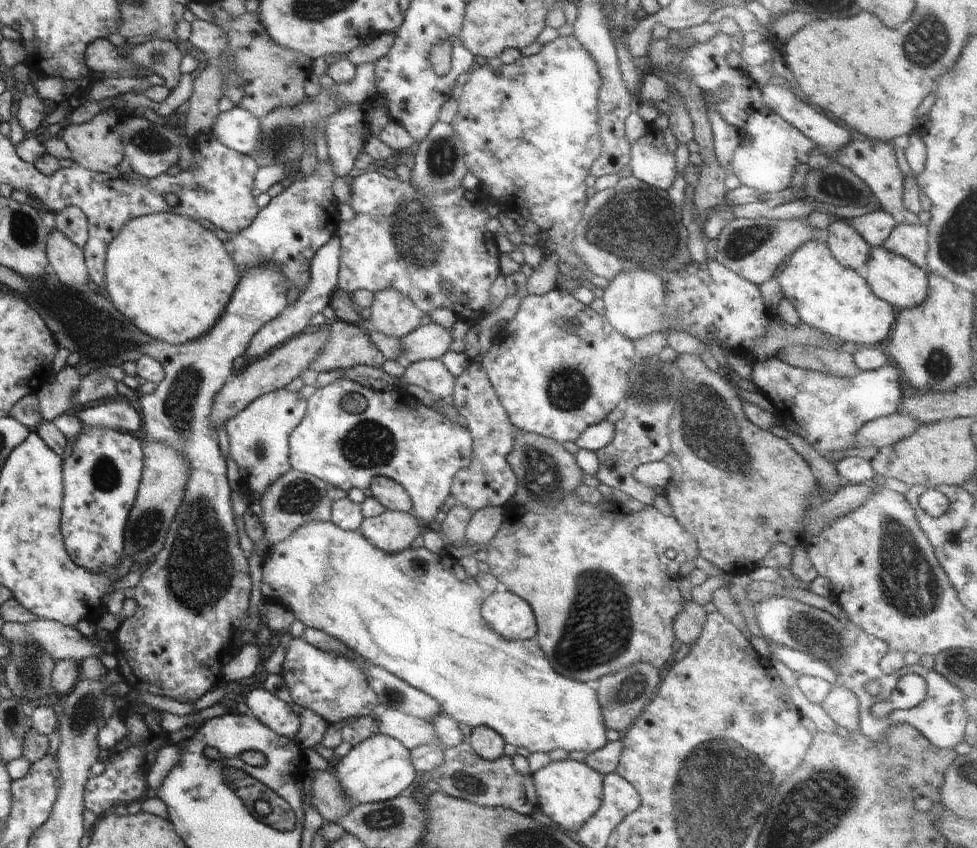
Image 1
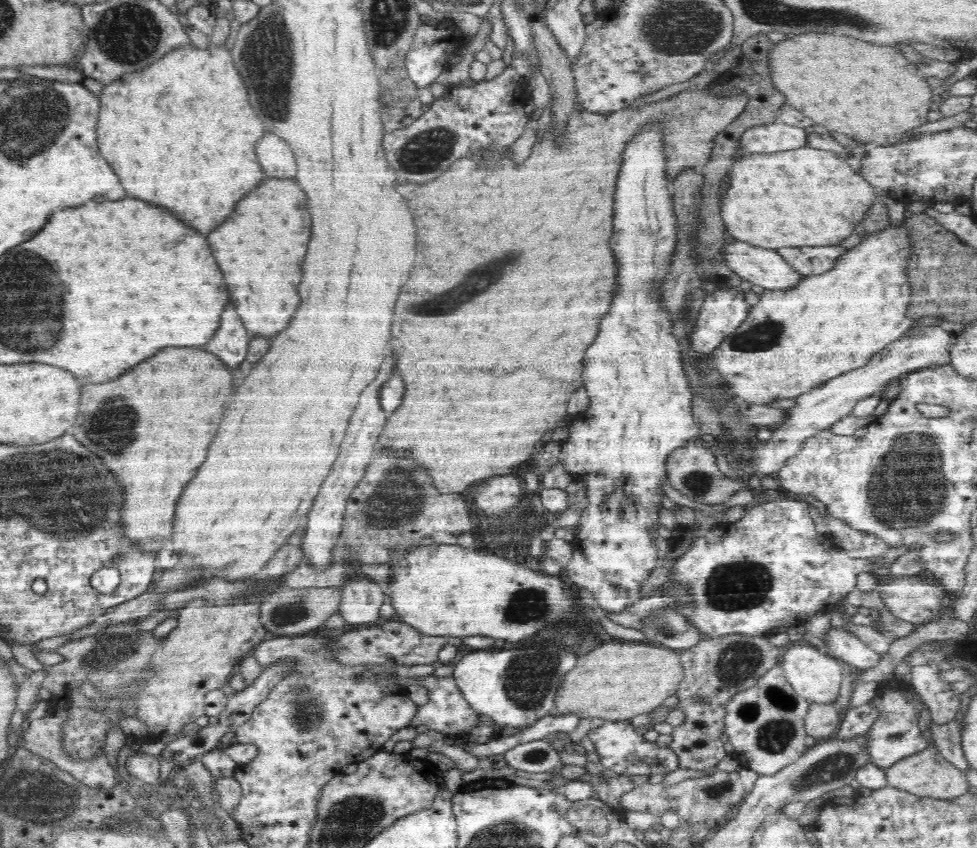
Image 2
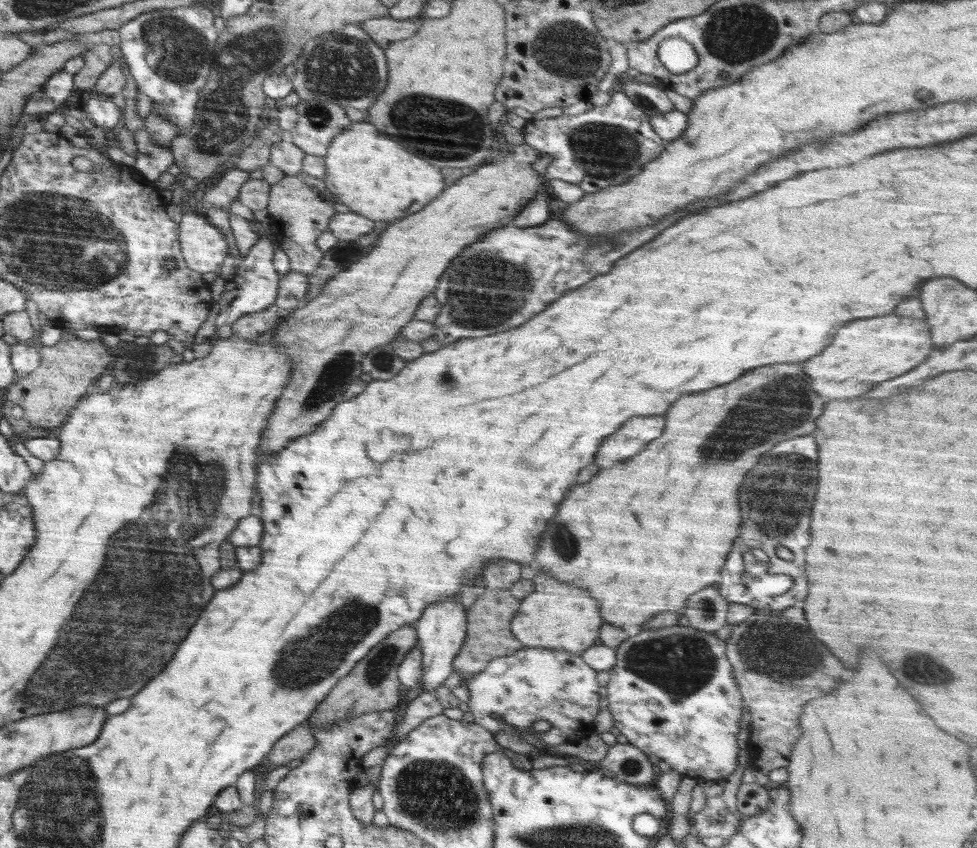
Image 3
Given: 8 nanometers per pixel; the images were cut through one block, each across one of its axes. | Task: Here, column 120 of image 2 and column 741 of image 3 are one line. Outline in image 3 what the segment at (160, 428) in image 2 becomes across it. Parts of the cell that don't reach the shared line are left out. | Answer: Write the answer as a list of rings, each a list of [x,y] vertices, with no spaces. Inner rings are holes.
[[[770,364],[770,366],[760,366],[754,368],[746,374],[742,374],[738,380],[712,388],[708,392],[698,392],[698,394],[686,394],[680,400],[676,400],[670,410],[666,412],[665,427],[663,433],[656,439],[646,445],[646,448],[624,460],[618,462],[614,468],[608,470],[599,470],[594,476],[594,480],[585,482],[572,488],[572,492],[564,498],[564,502],[560,504],[556,516],[554,516],[554,528],[550,526],[540,540],[540,548],[536,552],[536,562],[540,564],[542,570],[546,570],[548,574],[552,574],[558,580],[566,580],[574,586],[580,586],[584,590],[588,590],[590,596],[594,596],[602,608],[602,618],[614,626],[620,628],[628,628],[628,626],[642,626],[654,614],[658,612],[680,612],[684,608],[684,600],[694,595],[698,590],[702,590],[707,586],[714,585],[719,580],[718,574],[722,570],[728,552],[732,548],[734,538],[738,538],[738,528],[740,528],[740,504],[738,504],[738,488],[744,480],[744,474],[748,470],[752,470],[752,466],[758,462],[758,458],[772,450],[778,442],[790,440],[790,438],[798,438],[798,436],[806,436],[810,432],[814,432],[814,422],[816,418],[822,414],[824,404],[828,402],[826,398],[820,398],[818,394],[814,394],[814,390],[810,388],[810,384],[802,384],[806,382],[808,376],[802,370],[802,364]],[[680,498],[680,500],[678,500]],[[612,514],[612,516],[610,516]],[[558,528],[558,530],[556,530]],[[576,530],[580,530],[580,536],[586,536],[586,532],[590,532],[586,538],[576,538]],[[564,540],[568,540],[568,548],[564,548]],[[570,552],[570,554],[568,554]],[[680,580],[680,582],[678,582]]]

